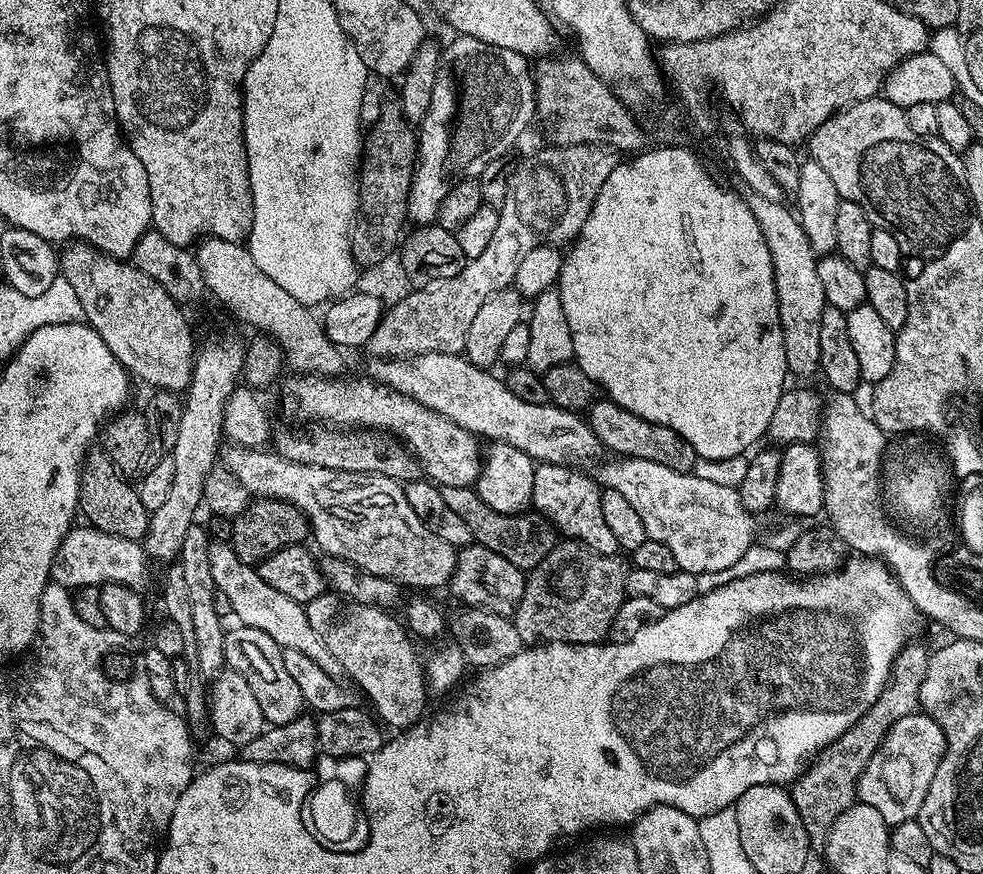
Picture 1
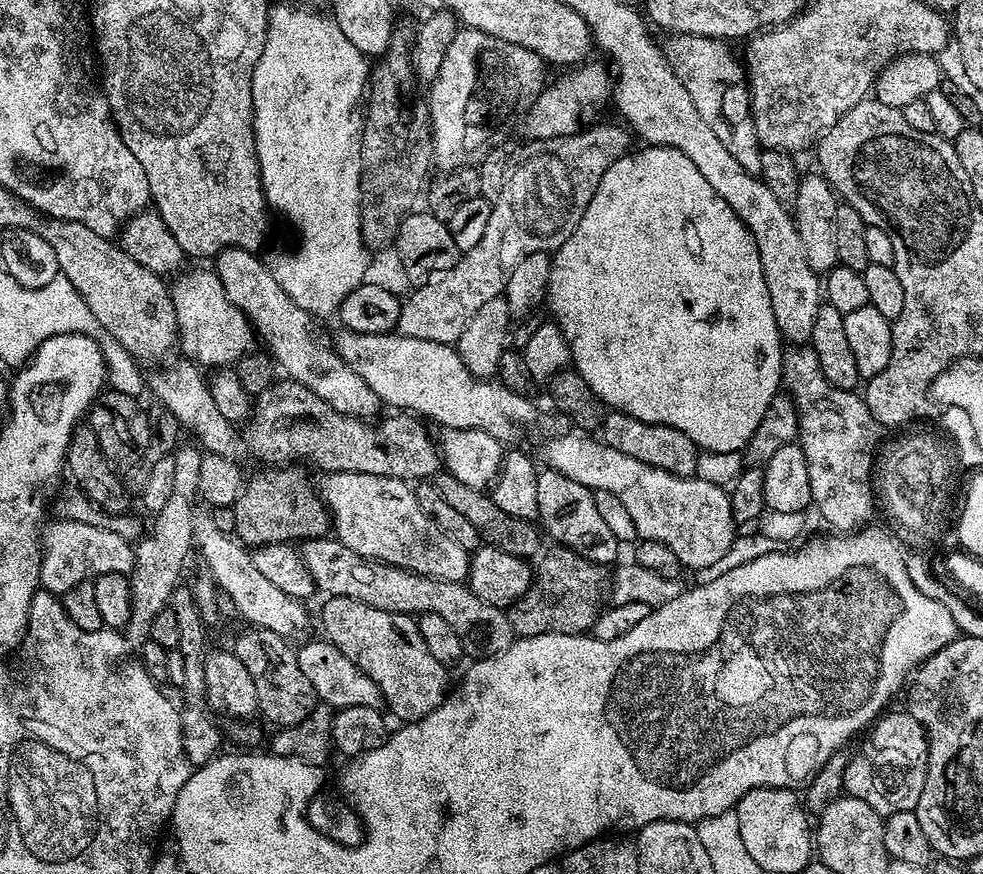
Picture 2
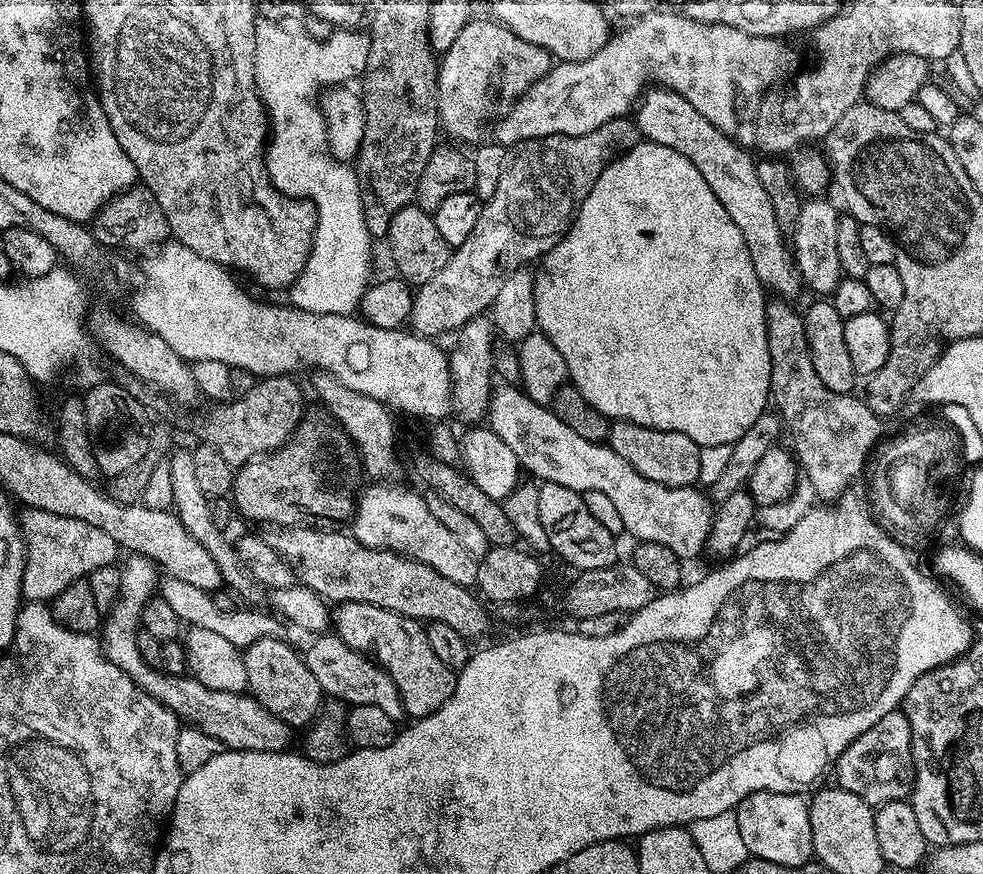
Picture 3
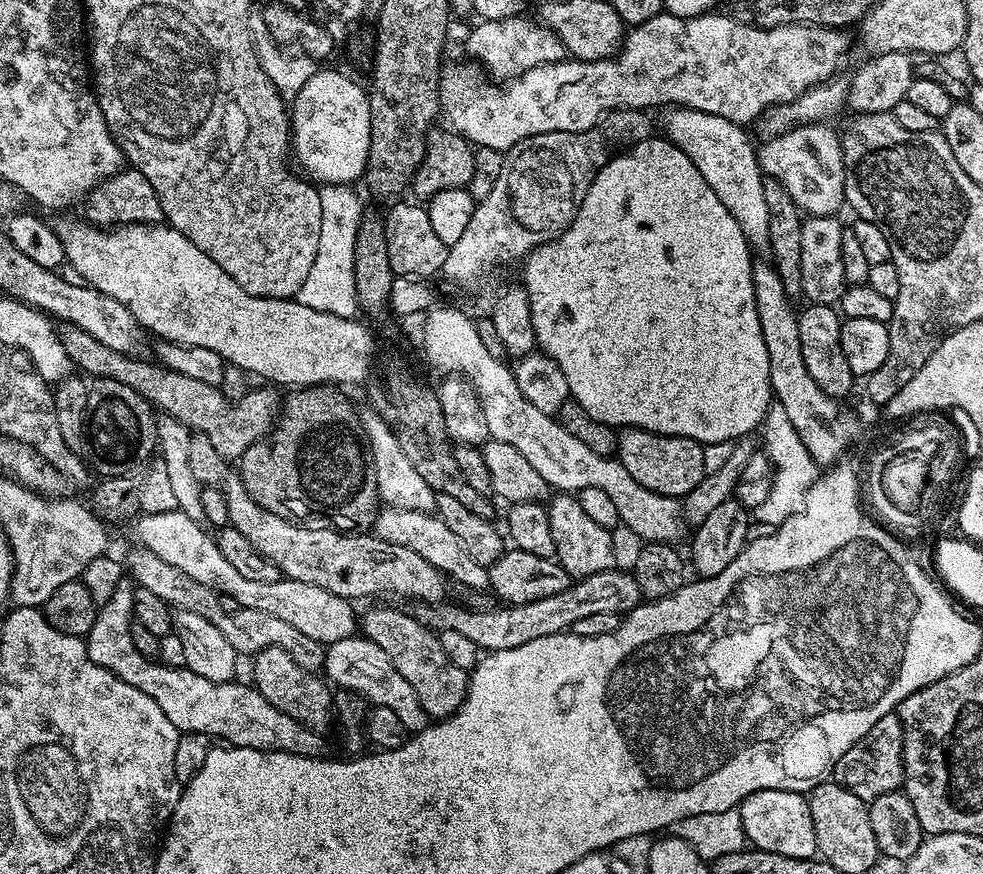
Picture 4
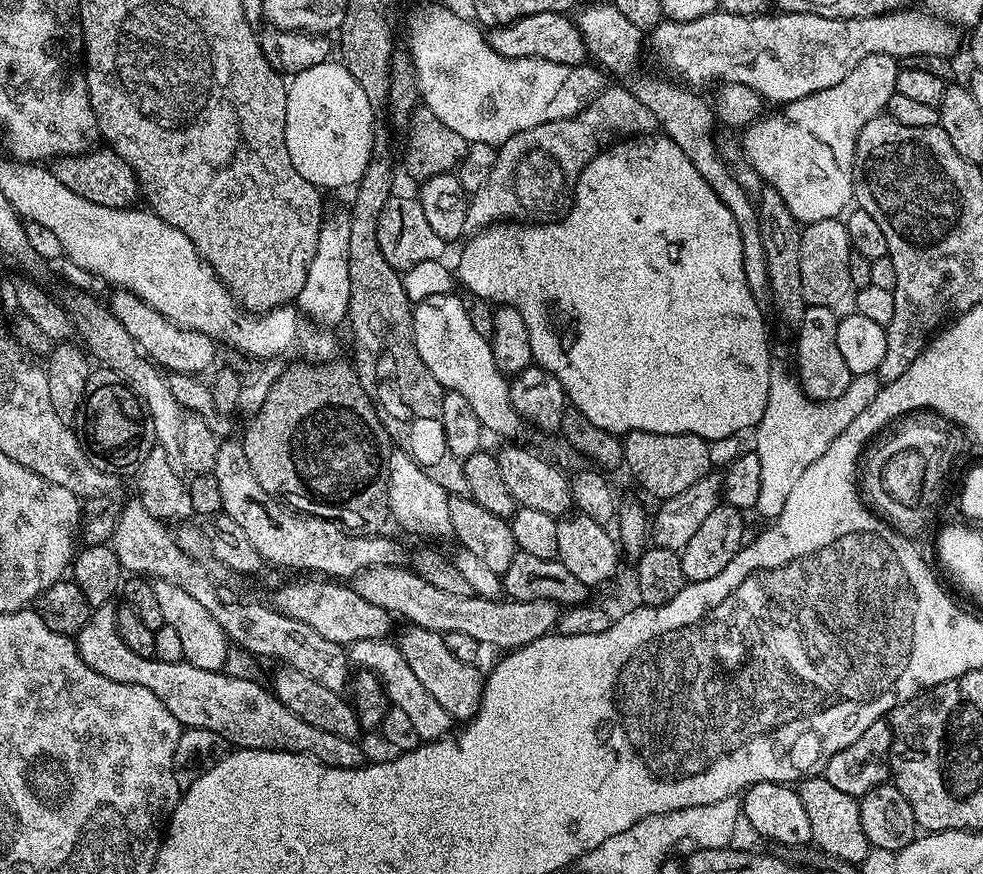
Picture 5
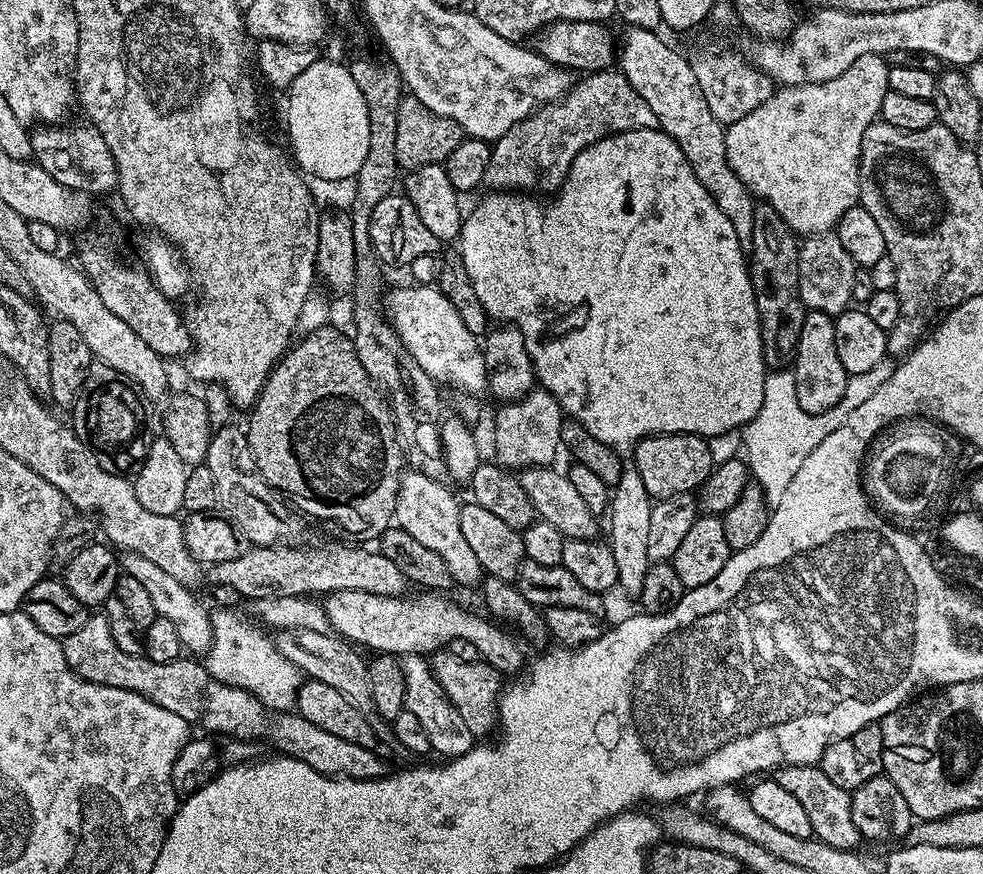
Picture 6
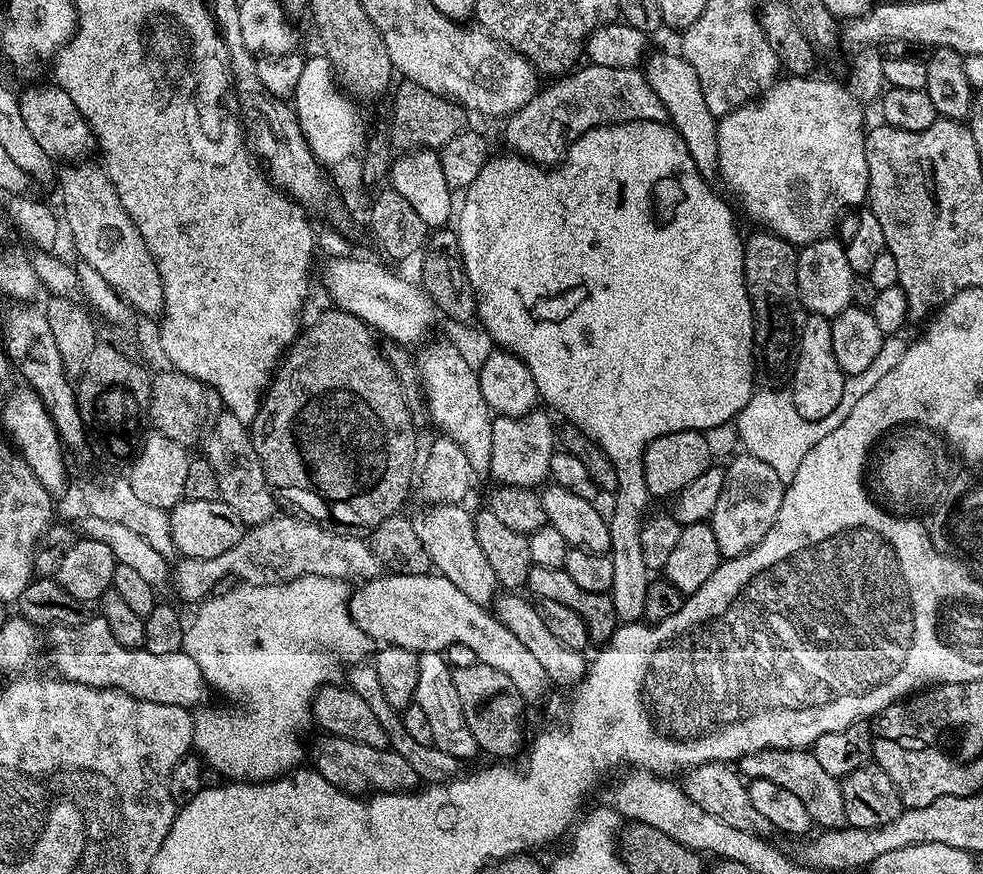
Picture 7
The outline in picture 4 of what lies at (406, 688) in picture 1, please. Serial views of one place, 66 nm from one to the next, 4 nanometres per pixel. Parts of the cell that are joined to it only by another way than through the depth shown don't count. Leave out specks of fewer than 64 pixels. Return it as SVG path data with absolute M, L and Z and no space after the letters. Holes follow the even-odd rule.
M372 608L362 616L362 632L373 640L382 650L386 650L390 662L398 666L398 674L414 686L421 706L427 710L429 717L447 718L462 706L468 693L469 673L462 671L446 653L442 651L439 635L433 629L421 624L415 615L399 612L396 608Z

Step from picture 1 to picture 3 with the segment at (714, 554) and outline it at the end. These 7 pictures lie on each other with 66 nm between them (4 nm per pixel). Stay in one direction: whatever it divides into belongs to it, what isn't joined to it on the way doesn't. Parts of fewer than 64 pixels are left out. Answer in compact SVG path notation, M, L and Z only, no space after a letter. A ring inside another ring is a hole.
M500 386L492 393L490 401L490 427L510 450L520 460L521 469L525 473L533 472L537 481L545 484L557 484L558 486L570 486L570 490L578 493L599 490L602 494L610 494L614 506L618 506L618 514L622 514L624 532L633 536L633 541L658 542L674 550L680 559L689 562L701 551L708 547L708 535L712 529L712 518L714 515L714 504L707 495L699 492L699 487L671 488L662 486L658 482L650 482L625 462L619 454L608 447L607 443L599 444L582 438L582 434L570 430L562 418L552 413L551 407L539 404L531 400L520 386Z

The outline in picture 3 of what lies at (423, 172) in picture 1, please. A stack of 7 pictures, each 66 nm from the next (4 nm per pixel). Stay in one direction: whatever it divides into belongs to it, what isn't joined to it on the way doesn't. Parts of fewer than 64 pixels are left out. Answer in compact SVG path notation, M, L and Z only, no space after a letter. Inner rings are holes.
M491 18L471 19L458 34L454 44L442 53L438 60L436 101L440 111L440 128L448 131L454 139L461 140L456 141L461 145L479 145L482 140L480 127L488 123L491 125L497 118L505 116L516 105L521 94L552 69L553 63L554 58L542 46L534 46L534 42L518 38L518 34L514 34L504 24L498 24Z

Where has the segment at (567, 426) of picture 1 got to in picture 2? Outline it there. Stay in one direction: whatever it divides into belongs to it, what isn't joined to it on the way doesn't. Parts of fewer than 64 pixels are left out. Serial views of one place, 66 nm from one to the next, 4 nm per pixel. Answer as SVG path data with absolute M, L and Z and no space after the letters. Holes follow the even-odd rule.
M340 330L334 341L334 347L337 354L348 363L353 372L374 390L374 394L384 406L388 408L390 406L389 409L392 410L403 410L405 413L415 413L425 421L440 424L441 429L481 428L494 439L508 442L508 439L516 432L516 424L528 424L536 416L529 397L512 393L502 383L480 380L477 376L470 374L451 344L426 342L420 338L386 332L366 334Z

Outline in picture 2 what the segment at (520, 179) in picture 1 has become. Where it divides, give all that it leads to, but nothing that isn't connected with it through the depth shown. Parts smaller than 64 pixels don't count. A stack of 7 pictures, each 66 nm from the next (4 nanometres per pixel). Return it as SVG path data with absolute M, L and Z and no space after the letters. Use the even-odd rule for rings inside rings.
M600 123L585 127L572 136L528 140L520 149L515 149L512 165L506 174L506 186L502 186L502 194L492 205L490 222L486 224L486 234L482 234L482 242L478 242L474 250L463 253L450 271L431 273L423 284L407 293L400 305L400 317L395 327L399 335L455 345L462 330L466 330L466 322L474 318L474 313L485 302L490 302L503 293L510 274L514 274L514 266L518 266L522 258L535 252L551 254L562 246L562 242L566 242L566 238L570 238L570 234L574 234L578 222L582 222L582 214L586 214L586 206L590 206L590 198L594 198L594 190L598 190L602 174L606 174L606 170L610 170L610 166L614 166L618 158L628 155L633 147L633 137L627 127L619 123Z

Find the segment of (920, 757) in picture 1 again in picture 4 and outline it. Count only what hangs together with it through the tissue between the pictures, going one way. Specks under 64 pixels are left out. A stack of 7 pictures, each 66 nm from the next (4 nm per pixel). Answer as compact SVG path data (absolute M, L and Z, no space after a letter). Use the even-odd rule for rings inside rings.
M896 712L886 714L861 740L854 742L842 758L838 758L834 769L835 783L840 784L850 794L858 794L866 802L882 794L897 791L904 782L904 731Z

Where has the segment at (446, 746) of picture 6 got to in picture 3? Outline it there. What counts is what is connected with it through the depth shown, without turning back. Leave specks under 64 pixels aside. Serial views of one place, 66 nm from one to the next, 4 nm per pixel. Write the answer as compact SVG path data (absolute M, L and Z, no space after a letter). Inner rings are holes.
M320 634L309 646L308 652L303 653L306 666L310 666L310 674L318 678L318 686L324 691L325 697L343 700L345 704L361 704L362 706L378 706L390 714L390 718L397 722L405 719L404 703L398 694L398 686L390 678L390 674L373 657L354 650L342 642L342 638L335 634Z

